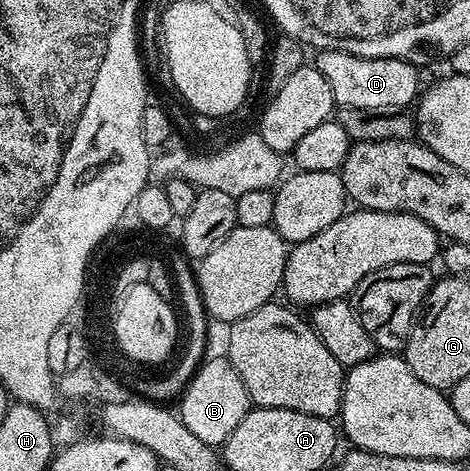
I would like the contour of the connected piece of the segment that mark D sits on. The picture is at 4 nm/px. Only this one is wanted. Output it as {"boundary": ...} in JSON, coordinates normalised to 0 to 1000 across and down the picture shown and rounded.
{"boundary":[[[694,102],[672,115],[677,119],[670,142],[679,157],[687,157],[687,166],[696,166],[696,183],[704,183],[711,223],[726,229],[762,229],[783,240],[821,242],[838,234],[868,231],[889,210],[891,189],[898,185],[896,170],[887,163],[891,144],[868,127],[772,123],[738,115],[719,102]]]}

